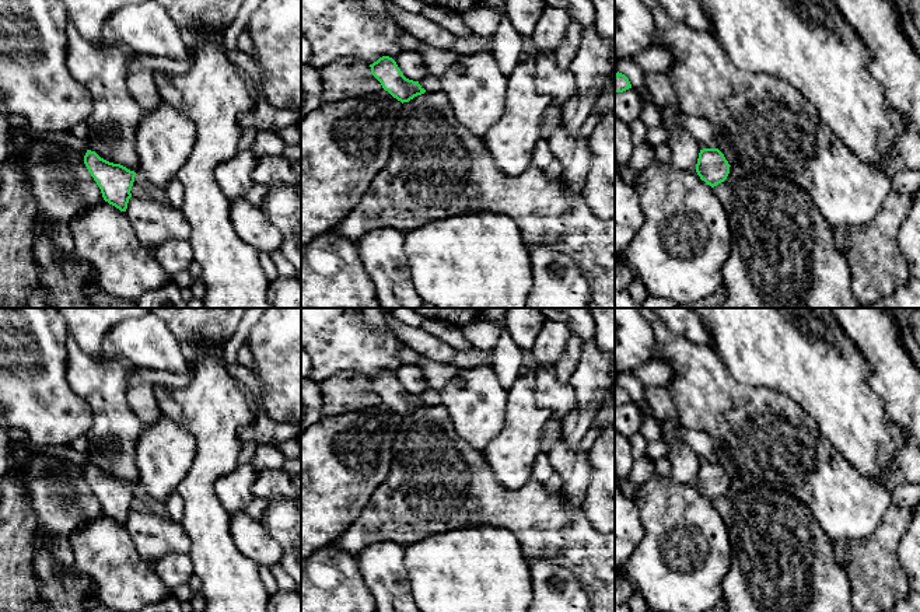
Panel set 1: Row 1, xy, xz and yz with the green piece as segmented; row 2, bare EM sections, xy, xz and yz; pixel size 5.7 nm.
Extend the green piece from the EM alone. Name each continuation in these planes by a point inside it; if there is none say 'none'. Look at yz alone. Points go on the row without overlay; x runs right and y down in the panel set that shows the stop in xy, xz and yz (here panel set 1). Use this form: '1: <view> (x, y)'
none

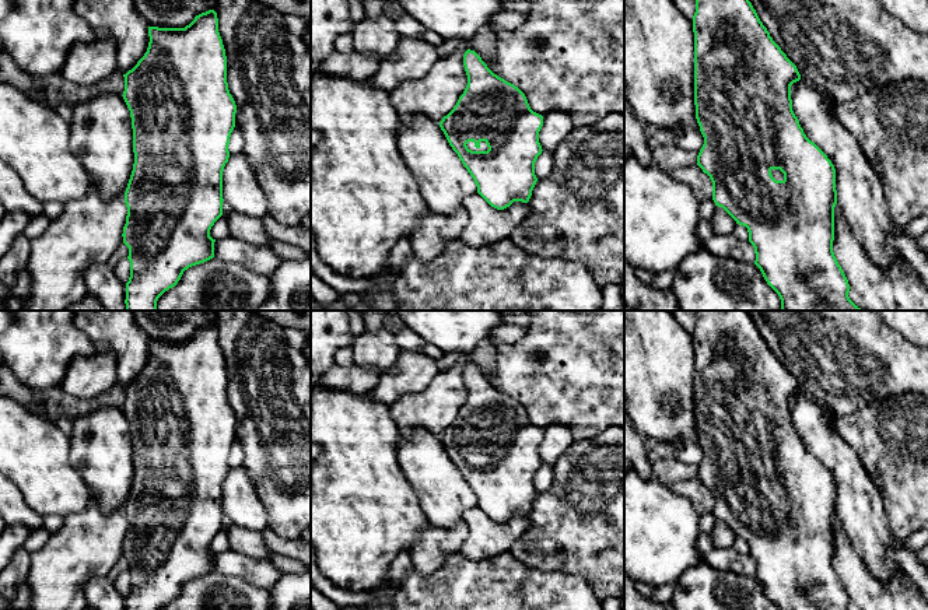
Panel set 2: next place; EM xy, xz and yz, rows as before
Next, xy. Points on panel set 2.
none

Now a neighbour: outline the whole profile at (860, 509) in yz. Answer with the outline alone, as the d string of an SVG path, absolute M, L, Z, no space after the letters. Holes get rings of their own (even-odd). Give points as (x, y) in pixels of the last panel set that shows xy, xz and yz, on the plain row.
M801 390L791 399L792 424L806 451L831 474L836 483L837 518L855 551L862 557L876 579L889 582L899 565L889 551L903 547L889 530L882 495L861 463L858 452L829 425L823 406Z

